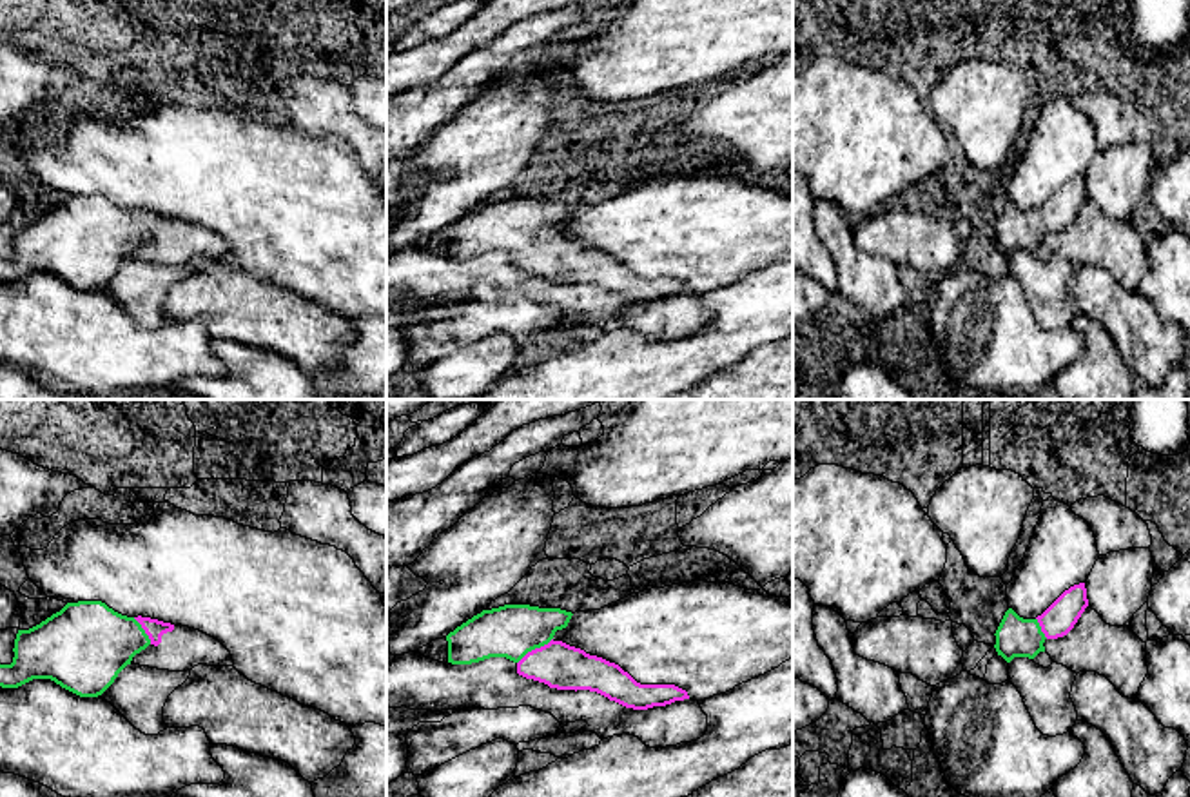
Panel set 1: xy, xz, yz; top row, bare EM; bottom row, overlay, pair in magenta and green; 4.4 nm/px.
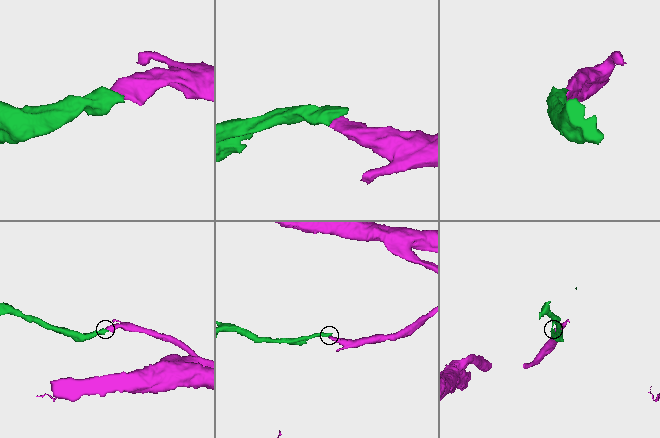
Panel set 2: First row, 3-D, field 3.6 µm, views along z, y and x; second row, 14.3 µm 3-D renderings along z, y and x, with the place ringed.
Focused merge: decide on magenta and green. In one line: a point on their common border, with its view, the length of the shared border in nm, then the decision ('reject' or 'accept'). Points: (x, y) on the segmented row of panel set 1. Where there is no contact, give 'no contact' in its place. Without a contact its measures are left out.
xz (536, 649) | 200 nm | accept

